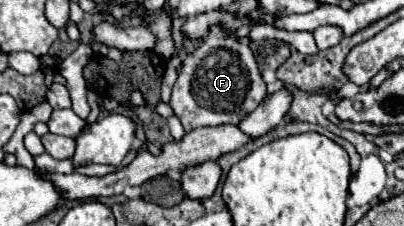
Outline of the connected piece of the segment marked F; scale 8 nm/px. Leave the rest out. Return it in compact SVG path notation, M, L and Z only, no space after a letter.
M213 28L213 32L201 42L201 48L185 58L169 104L179 116L185 132L191 132L201 126L239 124L263 102L263 98L265 82L259 74L253 52L249 50L249 40L235 40L231 38L231 32Z

